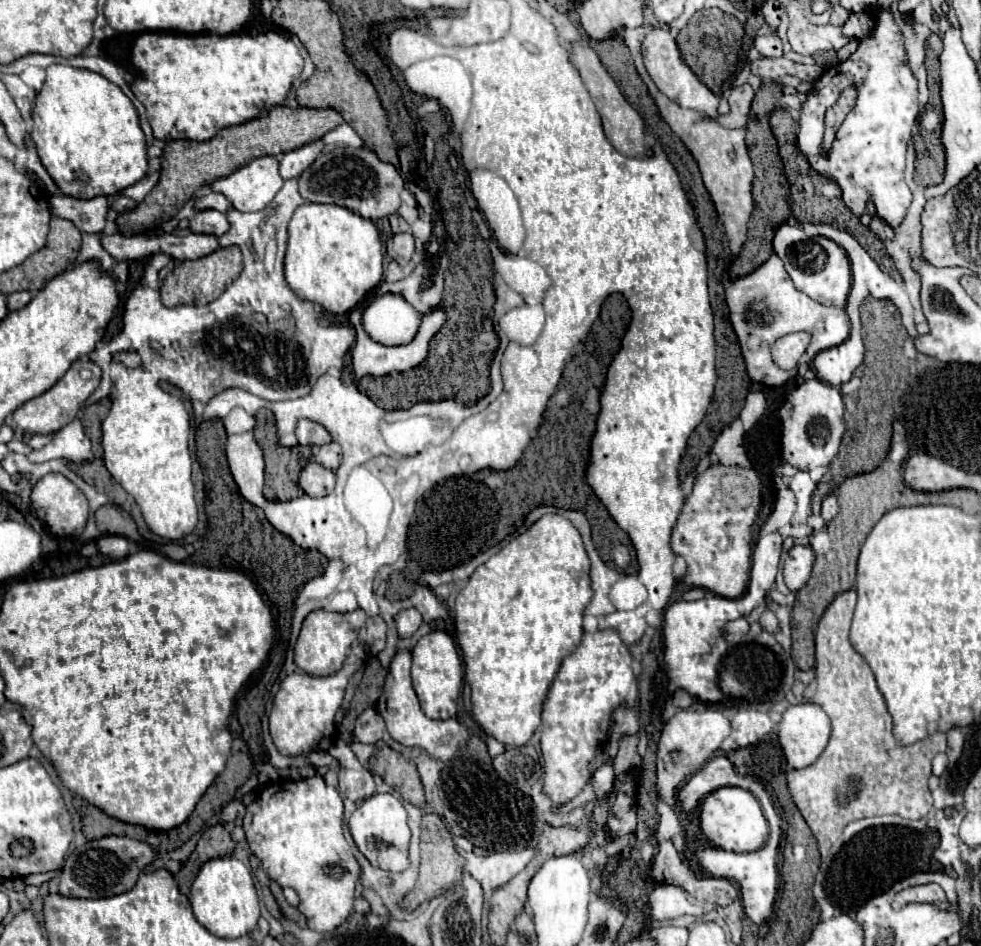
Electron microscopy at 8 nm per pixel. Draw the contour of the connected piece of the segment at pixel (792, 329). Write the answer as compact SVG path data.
M772 255L766 263L762 263L754 273L730 283L726 287L726 303L730 309L730 321L738 335L742 355L746 359L748 375L750 379L770 385L770 387L782 387L788 379L796 375L796 369L782 371L774 365L770 349L776 339L788 335L806 331L810 335L810 345L806 353L802 355L800 363L810 363L816 353L830 349L832 345L840 345L849 336L850 323L844 309L827 307L812 301L810 297L802 295L790 281L790 275L784 269L782 259L778 255Z

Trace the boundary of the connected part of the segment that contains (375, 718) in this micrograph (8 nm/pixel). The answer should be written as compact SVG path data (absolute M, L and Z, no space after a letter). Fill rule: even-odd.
M366 709L362 715L358 715L358 719L354 723L352 741L376 745L382 739L384 729L386 729L384 719L374 709Z

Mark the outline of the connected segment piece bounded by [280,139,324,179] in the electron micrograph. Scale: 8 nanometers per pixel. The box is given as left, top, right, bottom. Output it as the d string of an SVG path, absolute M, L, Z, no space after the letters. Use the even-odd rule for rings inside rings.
M322 139L308 143L299 149L284 153L280 161L280 177L282 179L294 179L300 177L304 169L308 169L314 159L320 155L324 143Z

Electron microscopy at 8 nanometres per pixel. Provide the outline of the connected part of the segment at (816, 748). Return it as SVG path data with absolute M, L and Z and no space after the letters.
M800 703L800 705L790 705L784 711L782 723L778 727L778 741L782 745L784 757L790 767L802 769L802 767L808 767L810 763L814 763L820 757L820 753L824 751L828 739L830 739L830 719L820 705Z

